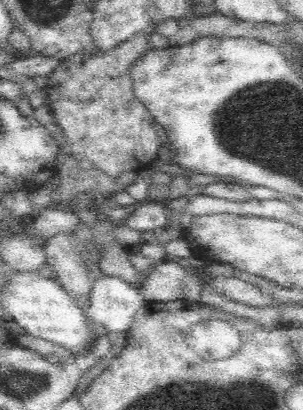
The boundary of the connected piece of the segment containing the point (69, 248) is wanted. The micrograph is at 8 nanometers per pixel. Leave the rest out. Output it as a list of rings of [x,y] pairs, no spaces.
[[[108,218],[104,222],[96,222],[94,226],[80,224],[80,228],[76,228],[74,232],[64,232],[64,234],[52,236],[44,244],[46,264],[54,268],[56,280],[64,286],[64,290],[70,294],[70,298],[74,300],[74,304],[80,310],[86,310],[90,306],[90,296],[92,296],[94,282],[98,282],[98,278],[102,278],[102,270],[100,270],[102,254],[106,250],[106,244],[112,244],[116,240],[114,230],[120,228],[120,226],[126,226],[126,220],[112,222]]]

